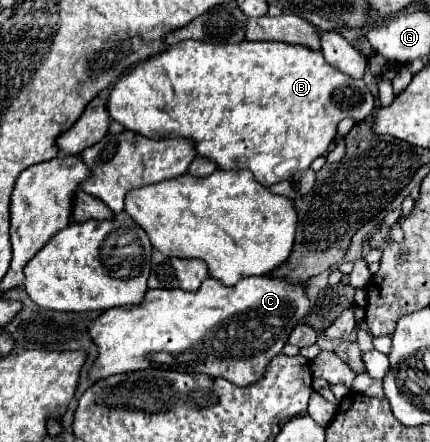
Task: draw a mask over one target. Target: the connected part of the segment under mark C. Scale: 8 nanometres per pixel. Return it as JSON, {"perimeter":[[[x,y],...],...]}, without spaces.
{"perimeter":[[[269,275],[241,279],[233,287],[225,287],[219,279],[207,277],[199,291],[187,293],[181,289],[149,289],[143,303],[131,307],[113,307],[105,311],[89,333],[99,347],[99,357],[91,367],[93,379],[105,379],[117,373],[131,373],[141,369],[169,369],[183,373],[205,373],[223,377],[235,385],[247,387],[263,377],[269,361],[283,351],[291,331],[309,313],[307,289],[301,283],[283,283]]]}

